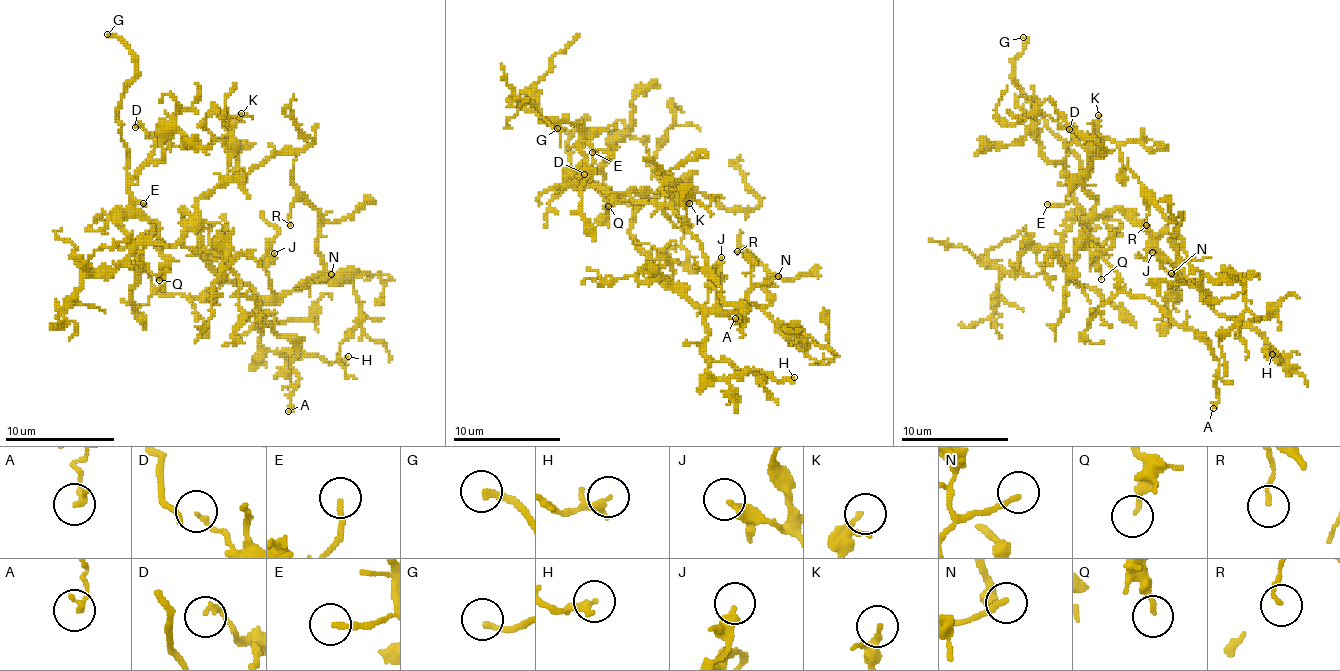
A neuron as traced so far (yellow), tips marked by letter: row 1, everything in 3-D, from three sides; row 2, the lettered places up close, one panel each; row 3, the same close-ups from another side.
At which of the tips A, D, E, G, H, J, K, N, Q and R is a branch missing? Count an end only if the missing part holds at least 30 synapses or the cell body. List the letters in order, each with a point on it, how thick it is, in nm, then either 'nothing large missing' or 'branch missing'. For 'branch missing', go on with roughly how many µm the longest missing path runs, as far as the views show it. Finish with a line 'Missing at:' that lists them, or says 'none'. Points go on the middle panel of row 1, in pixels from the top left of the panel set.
A: place (735, 318); calibre 200 nm; nothing large missing
D: place (584, 174); calibre 110 nm; nothing large missing
E: place (592, 152); calibre 180 nm; branch missing; missing 15 µm
G: place (557, 128); calibre 220 nm; branch missing; missing 80 µm
H: place (794, 377); calibre 240 nm; nothing large missing
J: place (721, 257); calibre 320 nm; nothing large missing
K: place (689, 203); calibre 170 nm; nothing large missing
N: place (778, 276); calibre 180 nm; nothing large missing
Q: place (608, 206); calibre 170 nm; nothing large missing
R: place (737, 251); calibre 130 nm; nothing large missing
Missing at: E, G

